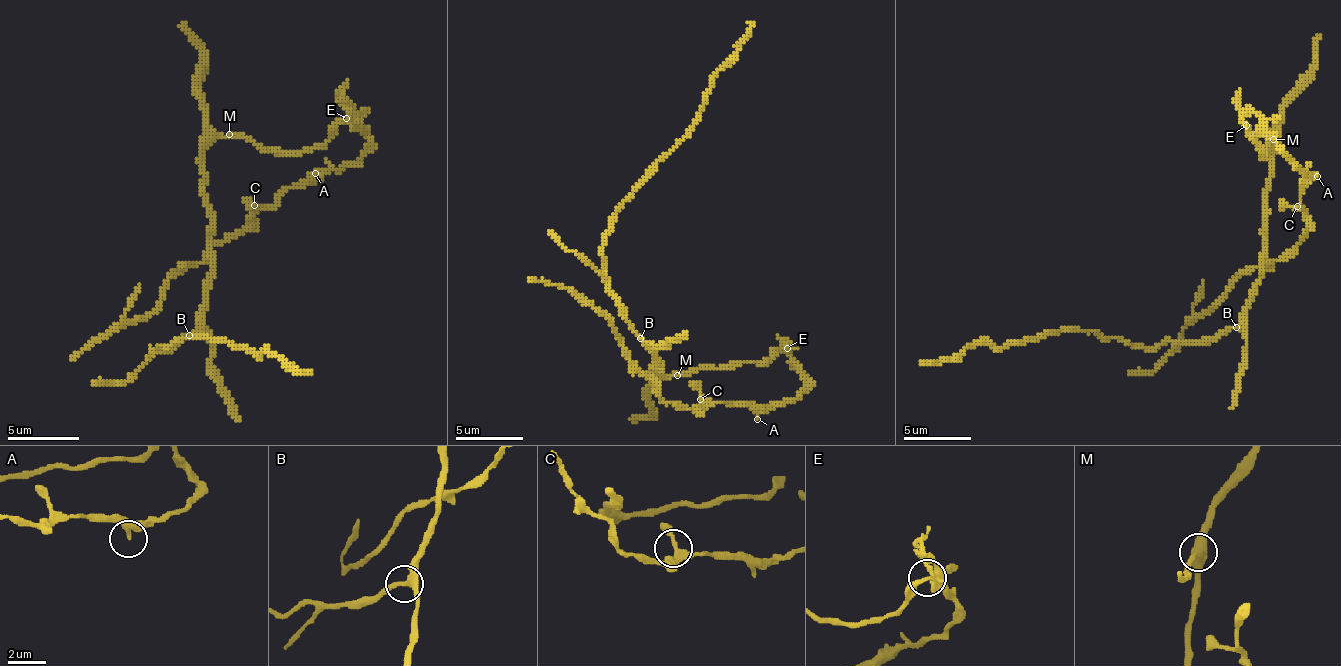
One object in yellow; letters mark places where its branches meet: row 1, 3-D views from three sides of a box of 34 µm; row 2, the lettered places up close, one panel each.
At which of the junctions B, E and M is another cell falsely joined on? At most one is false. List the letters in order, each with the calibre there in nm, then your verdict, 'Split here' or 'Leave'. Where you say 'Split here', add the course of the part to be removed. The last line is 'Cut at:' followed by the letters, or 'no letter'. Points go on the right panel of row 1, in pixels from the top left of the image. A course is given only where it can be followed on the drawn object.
B: Thickness 260 nm. Leave
E: Thickness 240 nm. Split here. Course of the part to remove: (1246, 126), (1243, 119), (1253, 112), (1297, 166), (1307, 233), (1280, 260), (1246, 270), (1183, 331), (1176, 351)
M: Thickness 240 nm. Leave
Cut at: E

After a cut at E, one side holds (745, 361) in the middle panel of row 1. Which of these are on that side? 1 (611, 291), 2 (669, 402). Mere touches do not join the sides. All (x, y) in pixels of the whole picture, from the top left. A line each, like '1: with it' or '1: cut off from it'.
1: with it
2: cut off from it

